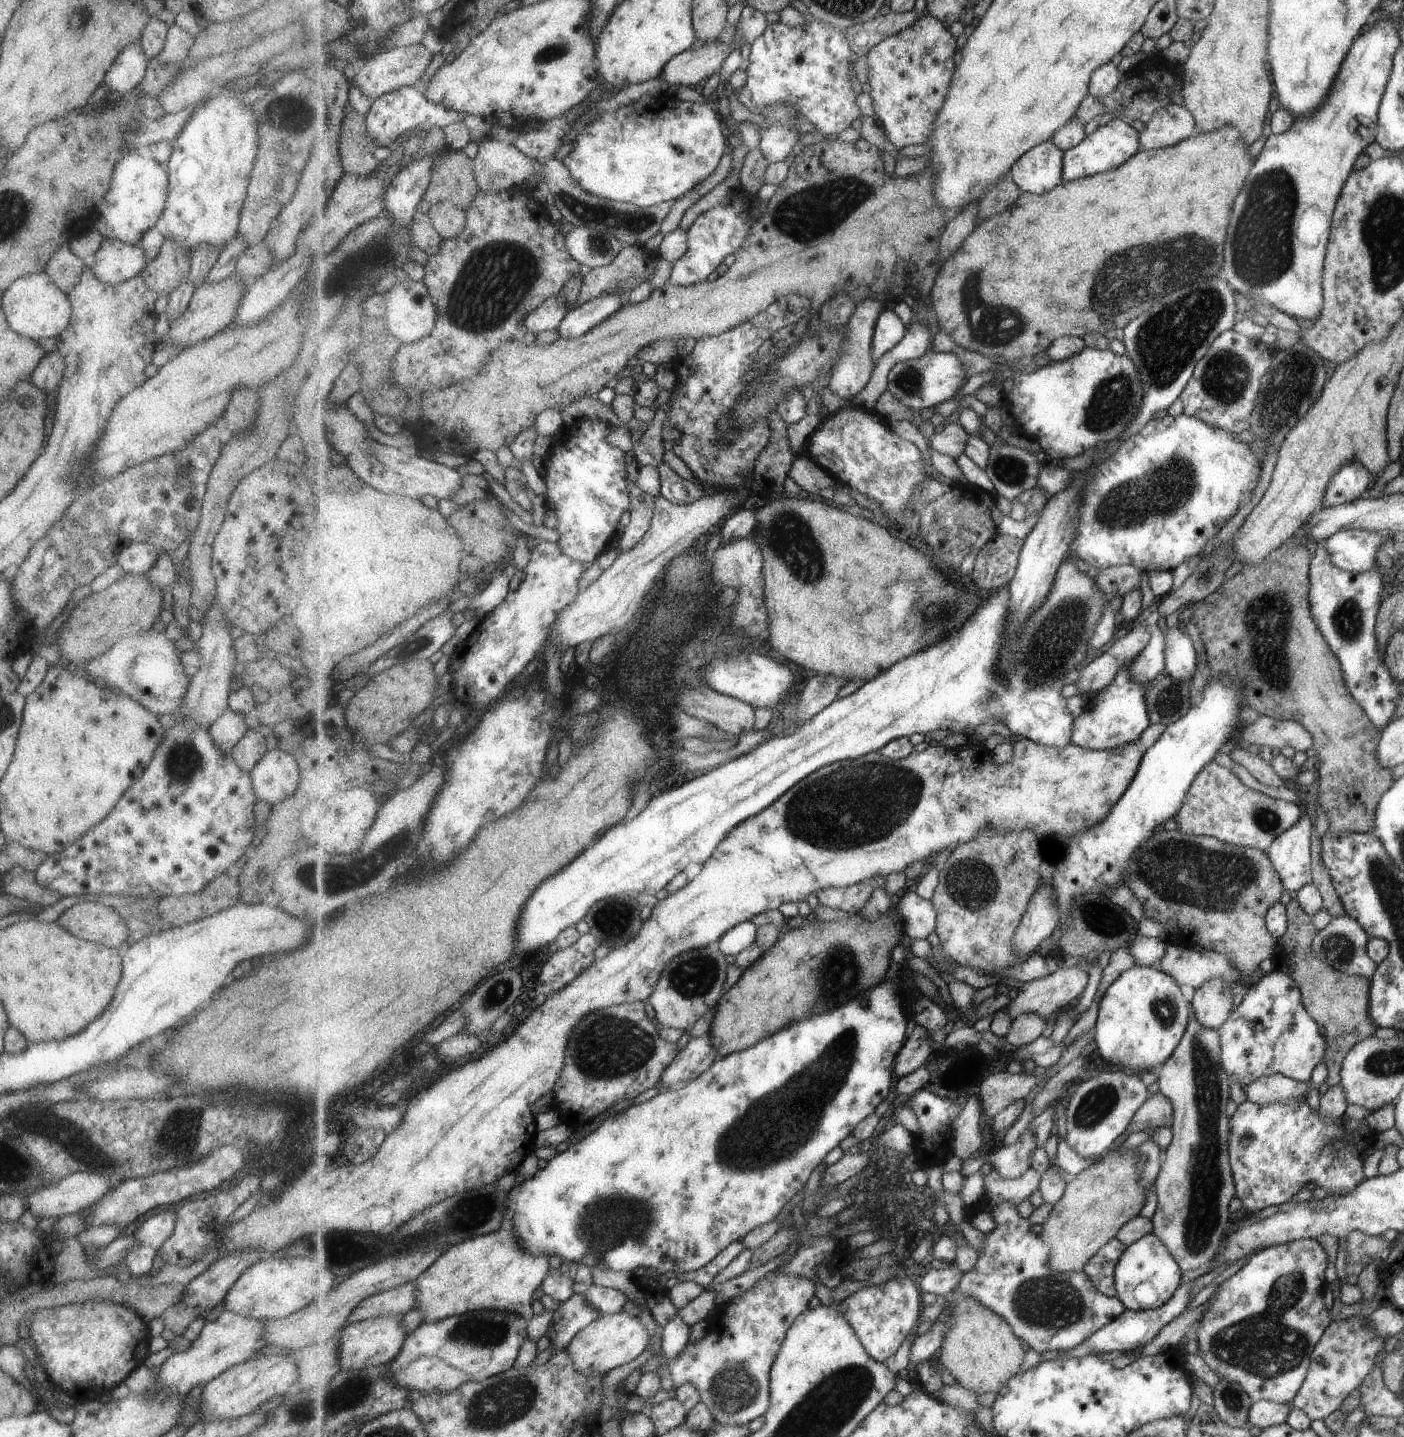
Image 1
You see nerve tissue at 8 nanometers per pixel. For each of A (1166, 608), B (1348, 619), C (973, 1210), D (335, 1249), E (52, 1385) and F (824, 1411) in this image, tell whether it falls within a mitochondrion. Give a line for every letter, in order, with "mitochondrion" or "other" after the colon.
A: other
B: mitochondrion
C: other
D: mitochondrion
E: other
F: mitochondrion

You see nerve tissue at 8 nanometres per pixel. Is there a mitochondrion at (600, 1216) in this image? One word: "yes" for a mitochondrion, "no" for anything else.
yes

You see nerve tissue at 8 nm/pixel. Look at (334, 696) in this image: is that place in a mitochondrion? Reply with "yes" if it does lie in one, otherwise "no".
no

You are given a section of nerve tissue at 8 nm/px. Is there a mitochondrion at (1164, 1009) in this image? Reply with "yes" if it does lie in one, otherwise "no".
yes

